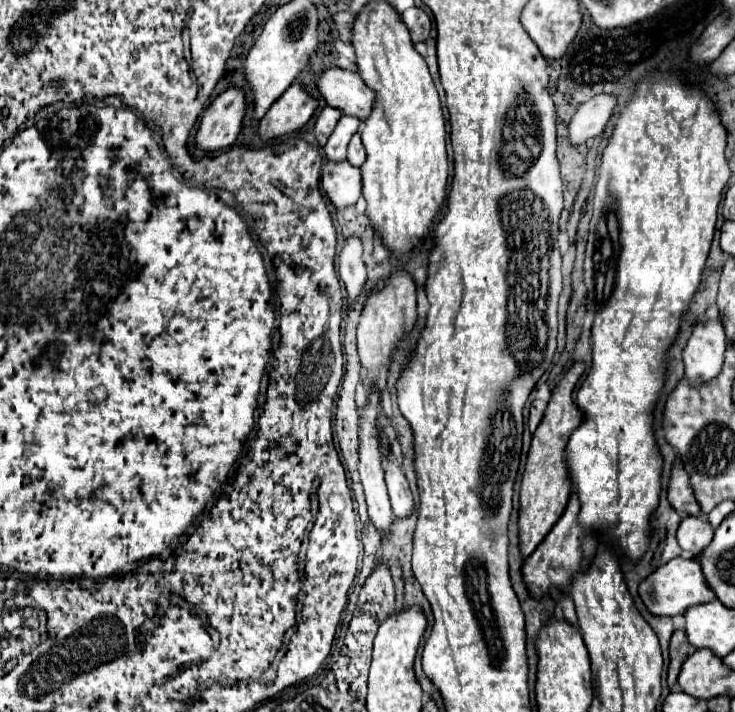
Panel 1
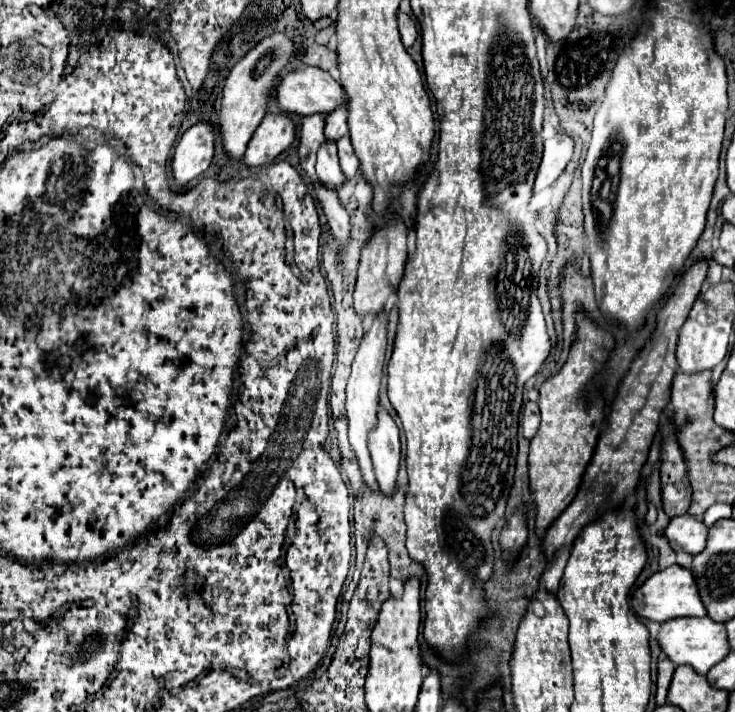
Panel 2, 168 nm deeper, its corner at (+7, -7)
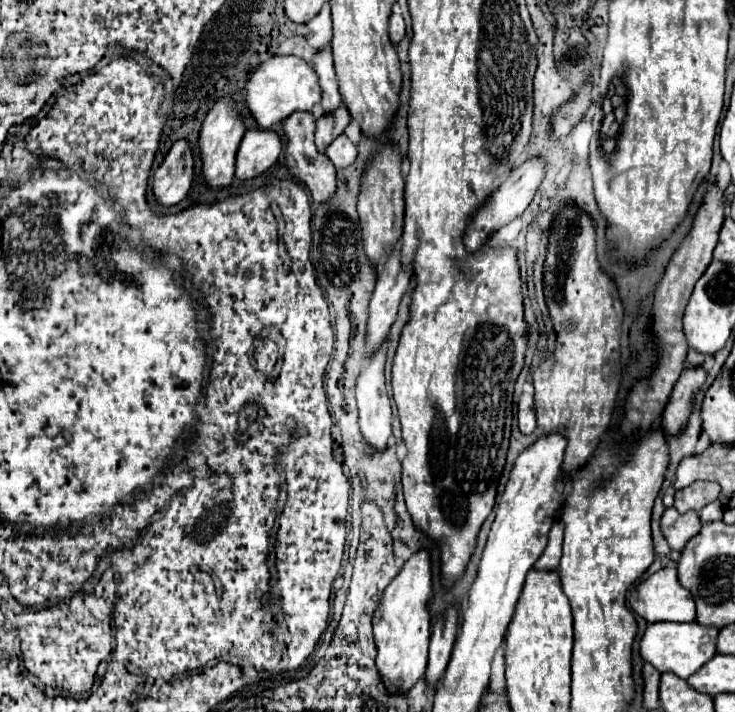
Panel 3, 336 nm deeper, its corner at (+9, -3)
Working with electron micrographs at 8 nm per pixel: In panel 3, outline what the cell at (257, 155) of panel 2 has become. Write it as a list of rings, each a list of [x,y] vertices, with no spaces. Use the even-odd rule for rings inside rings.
[[[266,129],[246,131],[236,155],[236,177],[240,181],[258,177],[276,163],[280,151],[282,141],[274,131]]]

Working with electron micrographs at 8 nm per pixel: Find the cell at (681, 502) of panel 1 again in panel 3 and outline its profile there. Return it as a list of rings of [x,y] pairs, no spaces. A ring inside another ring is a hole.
[[[702,365],[684,369],[662,413],[662,431],[666,435],[676,435],[686,425],[694,405],[694,395],[700,389],[700,385],[706,381],[706,375],[708,371]]]

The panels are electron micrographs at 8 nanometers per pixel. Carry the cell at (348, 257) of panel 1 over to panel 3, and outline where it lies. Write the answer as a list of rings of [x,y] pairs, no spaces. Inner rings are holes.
[[[312,113],[290,115],[284,121],[284,133],[286,133],[286,141],[288,141],[284,155],[286,155],[288,171],[308,187],[308,191],[316,203],[322,203],[336,189],[336,169],[330,163],[330,159],[326,159],[326,155],[318,153],[318,149],[314,145],[314,127],[316,127],[316,119],[312,117]]]

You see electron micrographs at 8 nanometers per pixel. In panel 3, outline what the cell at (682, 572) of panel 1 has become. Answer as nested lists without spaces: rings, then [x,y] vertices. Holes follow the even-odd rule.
[[[664,567],[644,579],[640,585],[636,585],[628,597],[628,603],[634,613],[644,617],[648,623],[660,623],[660,621],[674,621],[674,623],[690,623],[696,619],[696,607],[692,601],[692,595],[688,589],[684,589],[678,581],[674,567]]]

